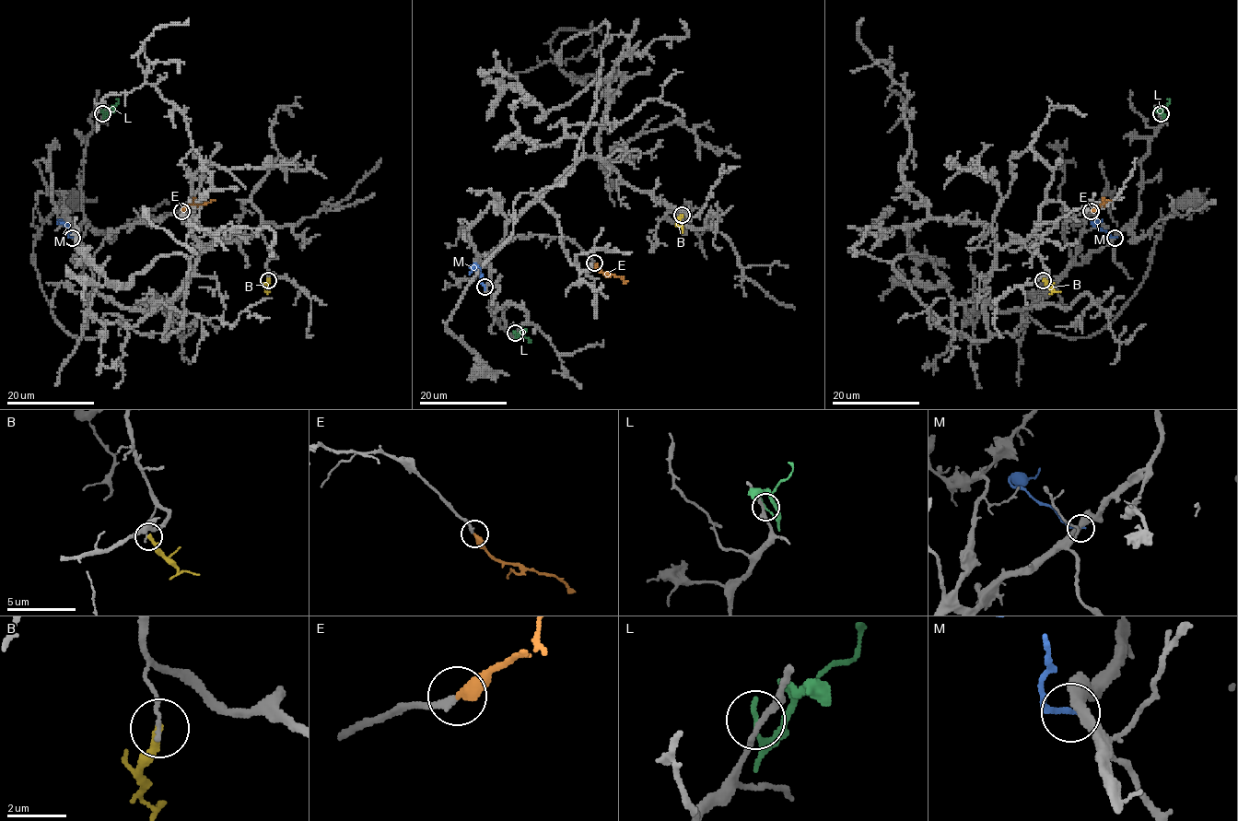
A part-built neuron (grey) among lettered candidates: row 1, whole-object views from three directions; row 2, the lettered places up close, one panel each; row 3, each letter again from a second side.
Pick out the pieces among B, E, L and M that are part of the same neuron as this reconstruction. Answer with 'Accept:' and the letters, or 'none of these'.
Accept: E

